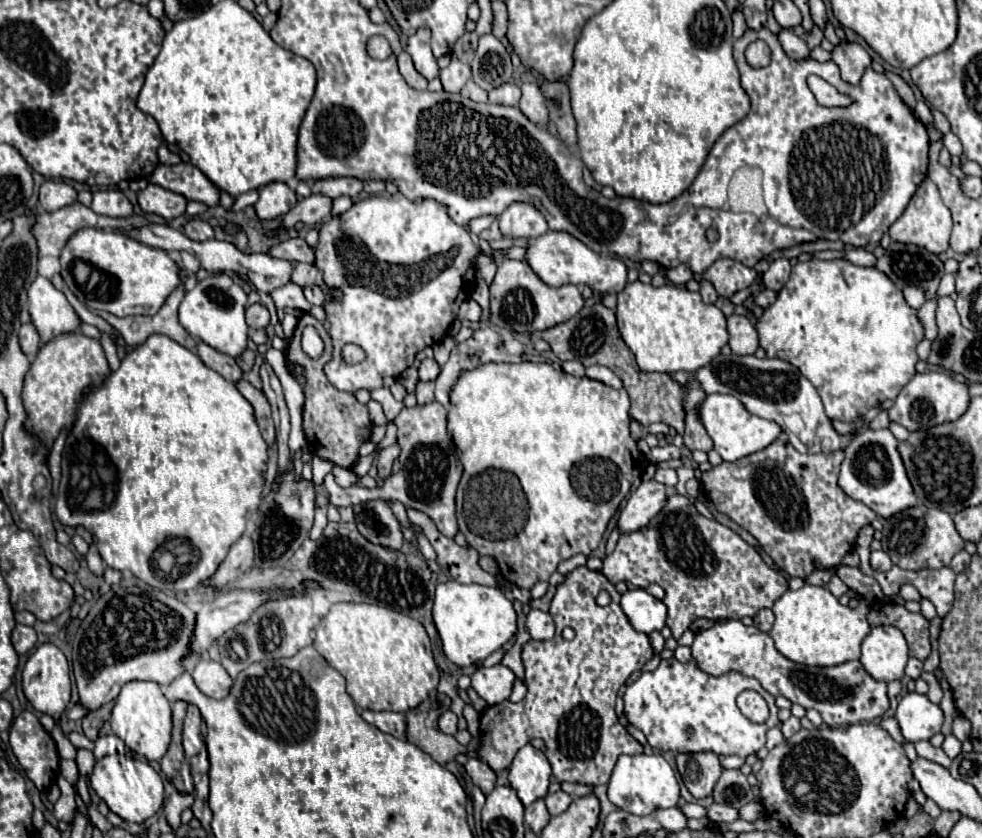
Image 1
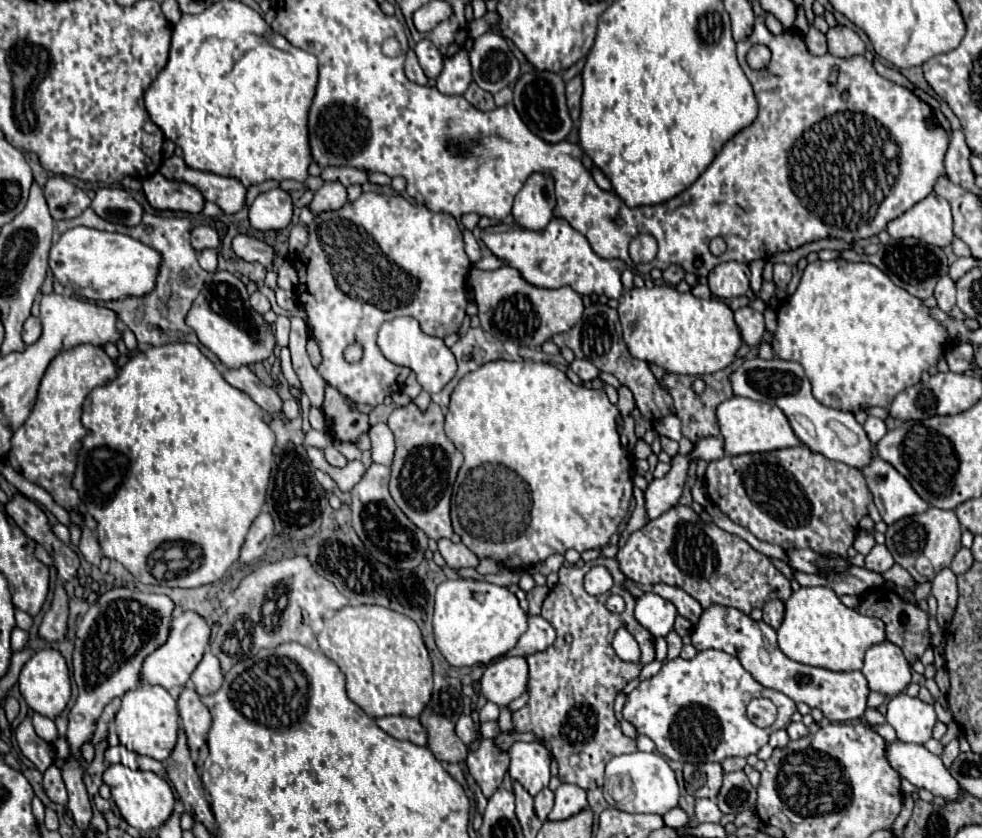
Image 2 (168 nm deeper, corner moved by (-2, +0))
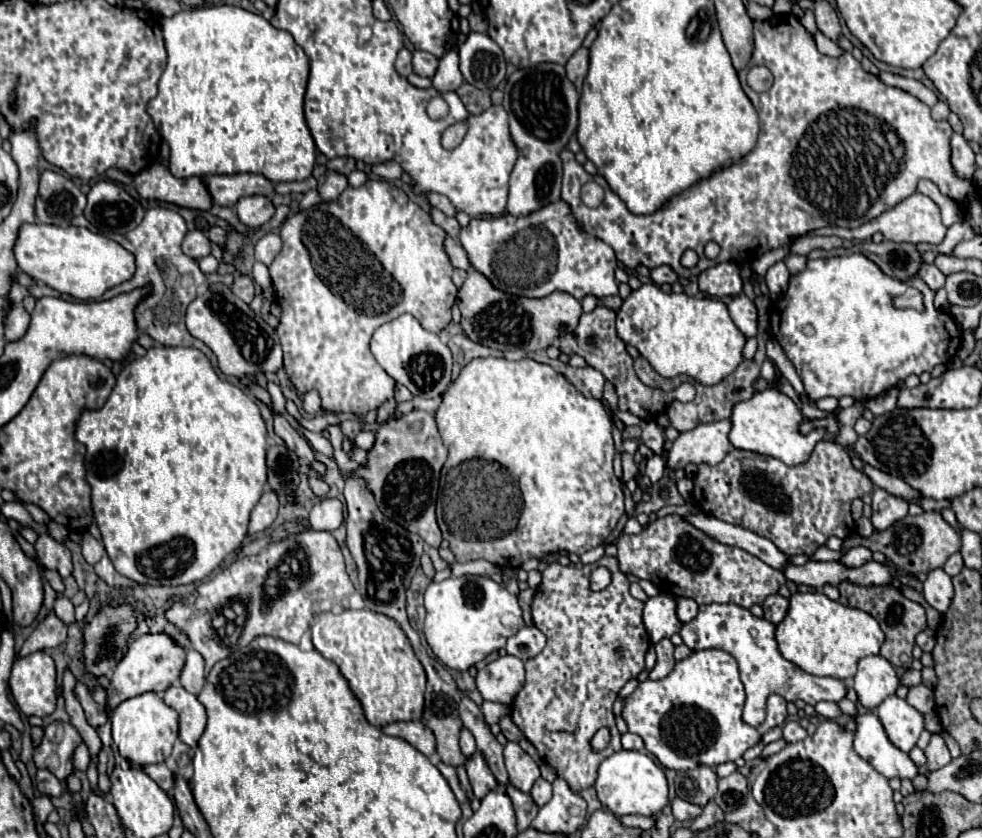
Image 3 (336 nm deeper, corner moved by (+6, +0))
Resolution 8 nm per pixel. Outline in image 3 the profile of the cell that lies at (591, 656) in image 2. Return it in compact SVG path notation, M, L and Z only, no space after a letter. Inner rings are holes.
M603 555L595 565L563 567L559 563L551 563L543 571L543 581L533 599L533 623L545 633L547 645L537 657L525 661L527 679L523 689L517 693L511 709L513 723L535 745L543 761L557 771L557 777L563 777L571 789L575 789L575 793L591 787L595 783L599 763L623 749L621 733L615 727L611 707L617 699L619 689L645 669L645 653L649 649L649 637L641 621L643 603L629 593L629 579L619 571L617 559ZM595 565L607 567L613 575L611 585L599 593L593 593L589 589L589 573L595 569ZM601 727L609 729L611 741L607 749L595 751L591 747L591 739Z

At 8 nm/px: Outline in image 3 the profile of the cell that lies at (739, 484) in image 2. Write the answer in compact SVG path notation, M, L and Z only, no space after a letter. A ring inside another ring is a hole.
M819 441L811 451L809 459L805 463L799 463L797 467L789 467L775 457L731 449L719 465L701 463L693 483L693 501L699 505L701 511L771 539L787 555L813 555L821 545L825 545L831 535L837 535L841 539L849 537L853 533L849 519L851 501L869 495L873 489L871 479L859 469L855 469L847 451L833 441Z

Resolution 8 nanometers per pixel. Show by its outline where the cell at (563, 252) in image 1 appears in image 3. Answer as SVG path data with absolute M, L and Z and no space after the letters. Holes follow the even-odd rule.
M565 201L541 207L527 217L501 215L493 219L471 219L471 223L461 229L459 241L467 251L473 269L487 275L495 287L511 295L545 297L553 291L567 291L581 301L585 295L603 299L619 293L615 281L617 259L613 249L597 237L579 231Z

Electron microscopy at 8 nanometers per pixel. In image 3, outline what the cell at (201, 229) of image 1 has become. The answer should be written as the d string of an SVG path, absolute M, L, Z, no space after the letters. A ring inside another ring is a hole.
M191 231L183 239L183 253L199 261L201 257L211 253L211 241L203 231Z

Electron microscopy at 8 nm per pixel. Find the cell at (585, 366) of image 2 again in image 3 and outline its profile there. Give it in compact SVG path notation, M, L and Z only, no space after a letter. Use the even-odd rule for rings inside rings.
M567 367L565 377L575 385L577 391L581 391L585 397L601 399L603 395L603 373L593 367Z

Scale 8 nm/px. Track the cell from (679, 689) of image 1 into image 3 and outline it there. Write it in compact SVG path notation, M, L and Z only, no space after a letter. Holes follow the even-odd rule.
M703 649L677 661L665 679L639 683L625 699L621 715L629 731L643 737L645 749L651 751L663 767L687 771L695 765L715 767L739 759L749 747L761 741L763 733L783 725L787 717L787 701L779 695L769 695L767 719L759 727L751 727L741 719L743 703L745 691L737 661L721 649Z

